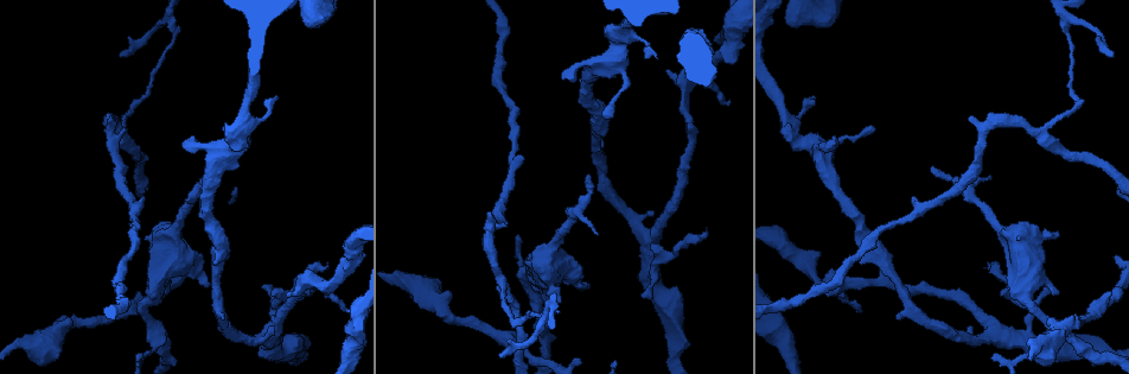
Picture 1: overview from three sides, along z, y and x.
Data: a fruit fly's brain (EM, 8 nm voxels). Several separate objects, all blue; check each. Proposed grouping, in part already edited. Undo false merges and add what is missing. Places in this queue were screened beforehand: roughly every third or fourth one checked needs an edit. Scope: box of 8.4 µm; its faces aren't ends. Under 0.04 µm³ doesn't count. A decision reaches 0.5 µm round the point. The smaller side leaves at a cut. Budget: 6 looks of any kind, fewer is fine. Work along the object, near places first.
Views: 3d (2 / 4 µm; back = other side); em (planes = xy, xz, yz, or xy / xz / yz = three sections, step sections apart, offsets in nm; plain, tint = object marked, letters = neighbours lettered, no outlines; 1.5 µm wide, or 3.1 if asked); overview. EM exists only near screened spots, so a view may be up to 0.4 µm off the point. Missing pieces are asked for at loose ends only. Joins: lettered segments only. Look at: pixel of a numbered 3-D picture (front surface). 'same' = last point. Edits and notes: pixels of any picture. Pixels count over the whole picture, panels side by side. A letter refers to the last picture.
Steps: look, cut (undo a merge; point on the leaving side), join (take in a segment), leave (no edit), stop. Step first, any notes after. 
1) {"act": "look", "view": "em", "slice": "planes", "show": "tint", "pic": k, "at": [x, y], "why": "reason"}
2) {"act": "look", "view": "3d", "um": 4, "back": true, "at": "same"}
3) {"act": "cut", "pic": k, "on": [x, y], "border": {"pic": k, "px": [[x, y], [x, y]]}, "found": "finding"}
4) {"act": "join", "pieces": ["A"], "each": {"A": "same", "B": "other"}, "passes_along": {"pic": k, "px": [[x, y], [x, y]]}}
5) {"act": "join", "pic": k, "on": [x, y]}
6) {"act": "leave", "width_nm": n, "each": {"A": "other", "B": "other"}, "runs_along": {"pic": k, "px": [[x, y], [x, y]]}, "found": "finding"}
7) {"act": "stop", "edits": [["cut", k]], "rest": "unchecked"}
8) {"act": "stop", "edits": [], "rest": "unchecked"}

{"act": "look", "view": "3d", "um": 2, "pic": 1, "at": [170, 22], "why": "sharp bend"}

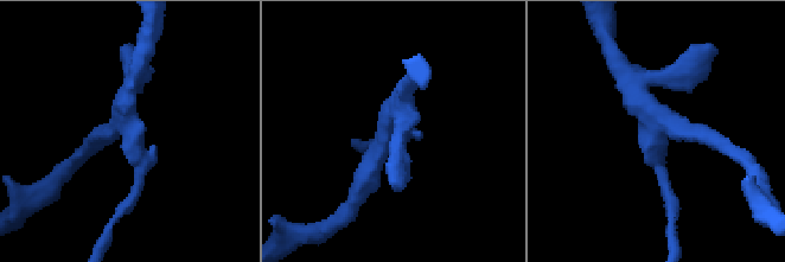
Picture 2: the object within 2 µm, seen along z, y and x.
{"act": "look", "view": "em", "slice": "planes", "show": "tint", "pic": 2, "at": [653, 136], "why": "need the tissue"}

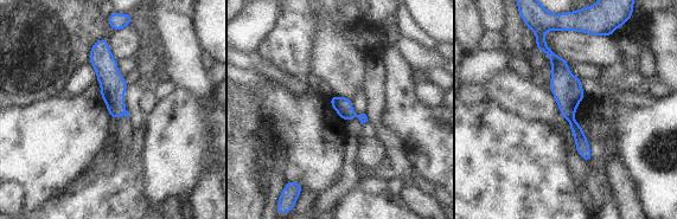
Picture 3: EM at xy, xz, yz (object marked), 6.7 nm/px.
{"act": "look", "view": "em", "slice": "planes", "show": "letters", "at": "same", "why": "what lies round it"}

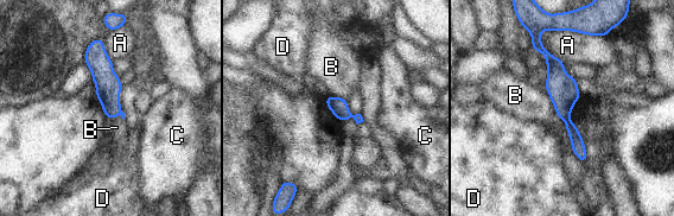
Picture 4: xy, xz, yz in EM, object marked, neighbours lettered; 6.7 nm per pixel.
{"act": "cut", "pic": 4, "on": [561, 88], "each": {"A": "other", "B": "other", "C": "other", "D": "other"}, "part_leaving": {"pic": 4, "px": [[570, 16], [536, 32], [563, 115]]}, "found": "two cells meet here"}

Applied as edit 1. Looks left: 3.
{"act": "look", "view": "overview"}

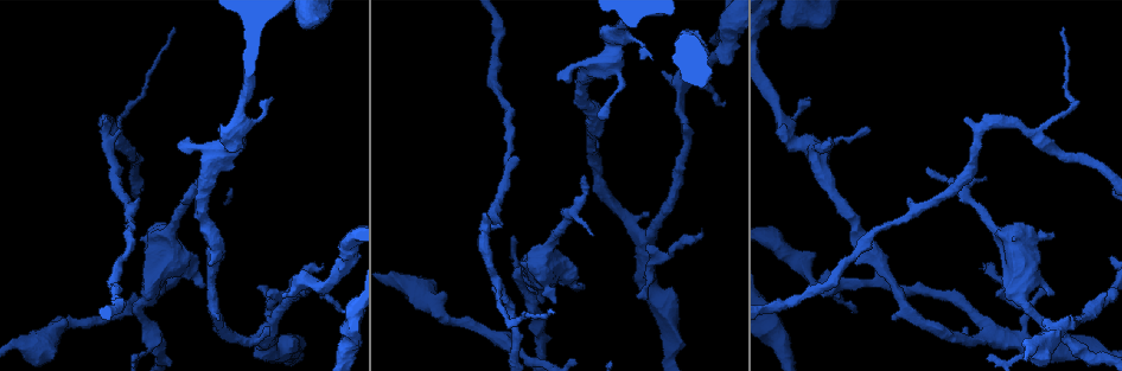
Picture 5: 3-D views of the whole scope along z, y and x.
{"act": "look", "view": "em", "slice": "xy", "step": 4, "show": "letters", "pic": 5, "at": [585, 286]}

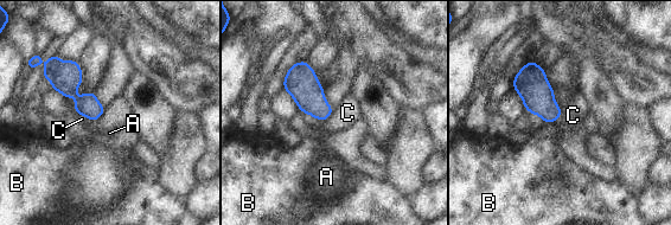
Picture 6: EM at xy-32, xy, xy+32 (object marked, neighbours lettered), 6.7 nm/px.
{"act": "leave", "each": {"A": "other", "B": "other", "C": "other"}, "found": "none of them fits"}

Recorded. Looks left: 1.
{"act": "stop", "edits": [["cut", 4]], "rest": "unchecked"}

